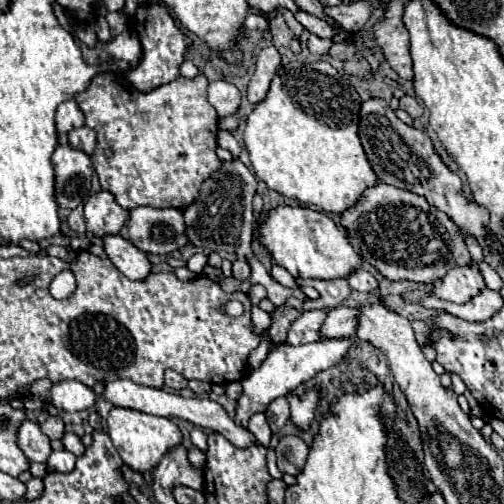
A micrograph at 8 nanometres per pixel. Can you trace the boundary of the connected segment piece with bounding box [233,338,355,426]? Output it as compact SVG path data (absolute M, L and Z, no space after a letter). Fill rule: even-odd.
M327 338L327 340L319 340L319 342L311 342L311 344L303 344L303 346L287 346L287 344L279 344L261 364L259 370L251 370L247 376L243 376L241 384L243 384L243 394L237 400L237 412L235 412L235 422L239 426L247 426L249 418L255 412L265 412L265 408L277 398L277 396L287 396L289 392L293 392L299 384L309 382L315 374L319 374L321 370L327 370L335 364L339 364L341 360L347 358L349 350L355 346L353 338Z

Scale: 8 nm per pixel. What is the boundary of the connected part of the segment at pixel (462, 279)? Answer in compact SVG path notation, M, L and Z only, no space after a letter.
M475 264L457 266L449 270L435 284L435 296L441 300L463 304L463 302L469 302L473 296L477 296L483 288L485 288L485 282Z

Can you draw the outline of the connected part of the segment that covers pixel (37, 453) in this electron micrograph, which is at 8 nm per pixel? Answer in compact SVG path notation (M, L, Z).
M25 420L21 424L19 434L17 434L17 444L31 462L47 462L51 454L49 438L41 432L39 424L31 420Z

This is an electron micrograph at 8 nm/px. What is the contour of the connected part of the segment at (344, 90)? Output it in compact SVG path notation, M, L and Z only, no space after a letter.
M291 62L281 66L271 80L267 98L253 108L245 126L243 140L255 174L281 196L295 198L301 204L313 204L323 212L343 214L357 202L365 188L375 186L379 180L367 162L361 140L357 136L359 106L361 98L353 84L349 84L347 78L341 76L329 62Z

